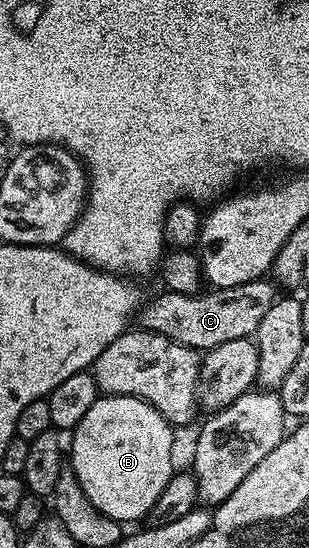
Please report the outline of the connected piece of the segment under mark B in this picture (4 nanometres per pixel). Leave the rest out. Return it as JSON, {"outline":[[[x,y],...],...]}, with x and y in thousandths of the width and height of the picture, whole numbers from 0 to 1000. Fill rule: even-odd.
{"outline":[[[353,719],[311,728],[278,759],[252,766],[246,776],[259,801],[227,814],[227,856],[252,883],[265,883],[265,898],[278,898],[278,912],[317,927],[356,949],[392,956],[476,947],[498,927],[511,905],[524,905],[524,891],[553,876],[563,863],[557,852],[557,790],[563,779],[479,734],[421,723]]]}

